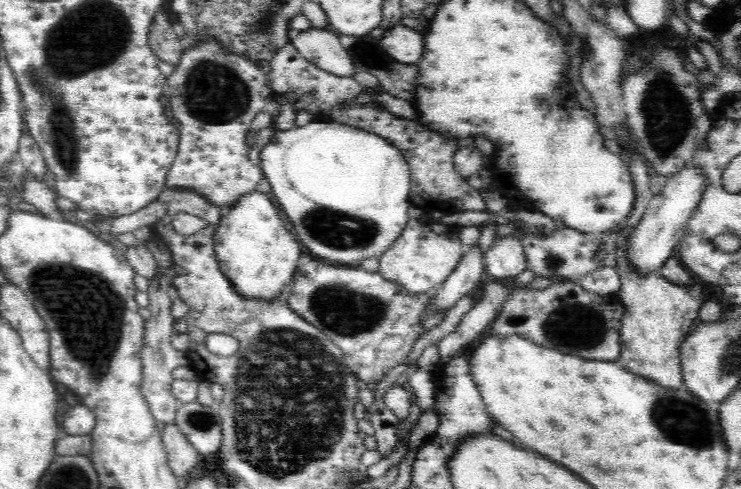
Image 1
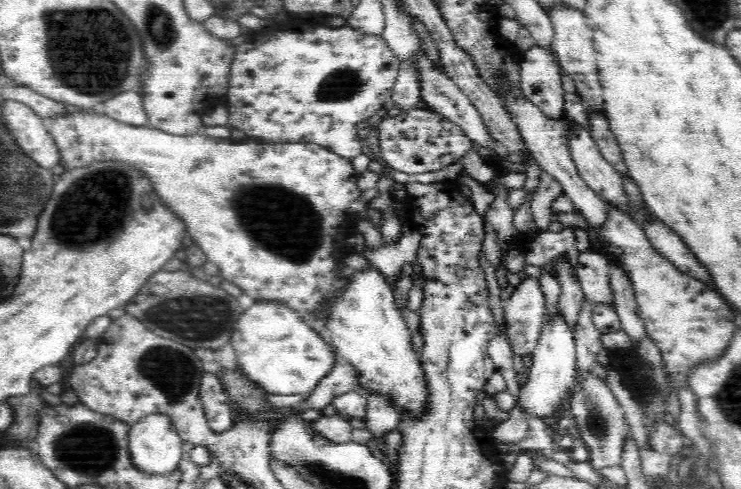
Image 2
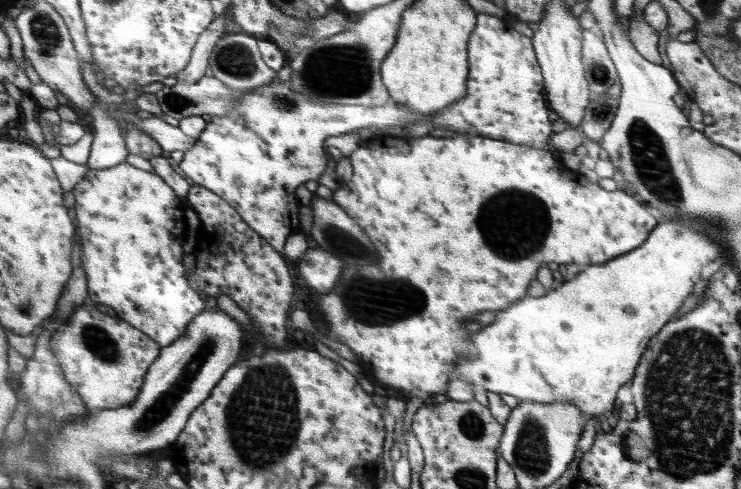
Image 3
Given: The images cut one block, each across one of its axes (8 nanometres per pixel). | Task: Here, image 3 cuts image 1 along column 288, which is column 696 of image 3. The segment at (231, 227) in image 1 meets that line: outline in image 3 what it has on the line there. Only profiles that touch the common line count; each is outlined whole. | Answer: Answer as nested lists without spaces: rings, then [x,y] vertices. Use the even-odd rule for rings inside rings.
[[[664,222],[660,226],[656,226],[655,230],[652,230],[650,237],[640,247],[632,250],[630,253],[624,254],[624,256],[614,257],[612,261],[600,264],[590,265],[583,267],[584,272],[579,272],[576,276],[570,276],[568,282],[560,282],[553,288],[550,288],[550,292],[546,292],[541,297],[524,298],[520,300],[518,304],[510,306],[508,310],[502,310],[502,314],[498,312],[496,320],[486,326],[486,330],[480,330],[478,334],[472,334],[472,351],[469,354],[469,358],[461,358],[455,365],[455,372],[457,378],[466,379],[470,381],[474,386],[479,384],[483,386],[487,391],[492,391],[500,394],[510,394],[510,396],[516,396],[521,400],[530,400],[532,402],[569,402],[575,403],[579,406],[580,410],[583,410],[584,414],[588,414],[589,418],[594,418],[604,414],[604,412],[613,412],[614,398],[616,398],[616,392],[629,380],[635,377],[635,370],[639,366],[639,362],[643,358],[643,354],[650,348],[650,340],[652,336],[655,337],[659,334],[659,330],[672,320],[676,316],[676,312],[683,306],[683,302],[694,292],[694,286],[702,280],[701,271],[707,264],[716,261],[716,258],[722,256],[724,248],[722,244],[718,244],[716,240],[712,240],[708,236],[706,230],[700,230],[700,228],[688,228],[684,224],[674,224],[674,222]]]

